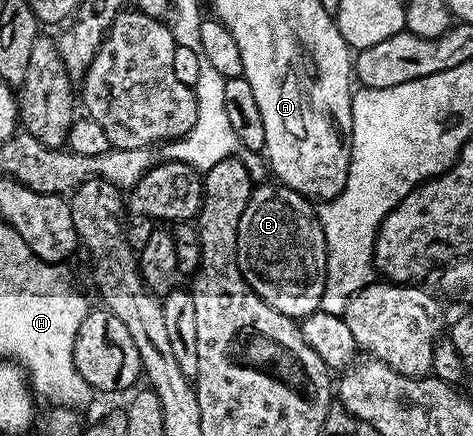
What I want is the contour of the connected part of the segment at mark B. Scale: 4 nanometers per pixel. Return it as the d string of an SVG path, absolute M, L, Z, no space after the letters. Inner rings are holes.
M283 184L271 185L257 185L253 189L246 212L242 212L242 220L238 220L236 259L244 283L263 302L270 304L270 308L274 308L278 313L299 320L320 309L322 292L326 288L328 249L324 239L324 227L314 210L308 207L311 205L304 195Z

